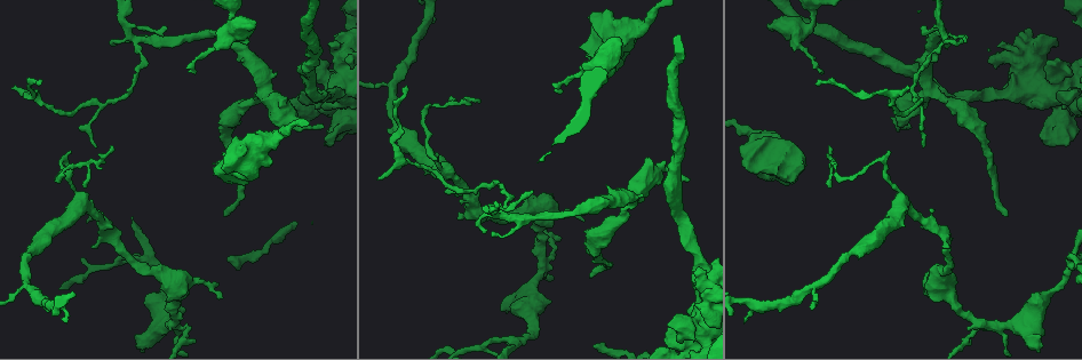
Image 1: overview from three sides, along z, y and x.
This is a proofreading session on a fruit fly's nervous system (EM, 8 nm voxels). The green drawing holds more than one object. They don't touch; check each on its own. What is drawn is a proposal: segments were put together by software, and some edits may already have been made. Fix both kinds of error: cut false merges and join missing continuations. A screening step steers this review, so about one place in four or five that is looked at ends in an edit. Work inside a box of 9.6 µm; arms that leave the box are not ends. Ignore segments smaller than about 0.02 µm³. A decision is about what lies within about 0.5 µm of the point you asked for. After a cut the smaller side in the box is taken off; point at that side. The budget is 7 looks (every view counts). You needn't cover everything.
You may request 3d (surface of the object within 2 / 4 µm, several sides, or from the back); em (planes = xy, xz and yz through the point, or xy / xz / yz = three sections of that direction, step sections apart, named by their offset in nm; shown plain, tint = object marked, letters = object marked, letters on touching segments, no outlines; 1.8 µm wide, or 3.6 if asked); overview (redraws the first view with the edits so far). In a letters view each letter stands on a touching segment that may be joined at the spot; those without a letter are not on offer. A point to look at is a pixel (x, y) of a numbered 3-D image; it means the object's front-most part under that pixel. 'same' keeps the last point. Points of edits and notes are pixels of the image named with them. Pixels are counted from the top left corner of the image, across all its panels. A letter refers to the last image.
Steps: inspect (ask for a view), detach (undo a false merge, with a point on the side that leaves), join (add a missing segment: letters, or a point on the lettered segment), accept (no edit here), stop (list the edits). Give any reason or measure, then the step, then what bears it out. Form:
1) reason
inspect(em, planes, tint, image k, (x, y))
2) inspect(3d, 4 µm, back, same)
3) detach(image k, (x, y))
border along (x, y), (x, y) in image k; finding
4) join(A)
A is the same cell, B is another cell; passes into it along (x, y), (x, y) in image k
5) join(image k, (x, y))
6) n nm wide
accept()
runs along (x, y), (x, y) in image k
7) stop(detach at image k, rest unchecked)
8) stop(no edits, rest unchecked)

an open end
inspect(em, planes, letters, image 1, (998, 47))

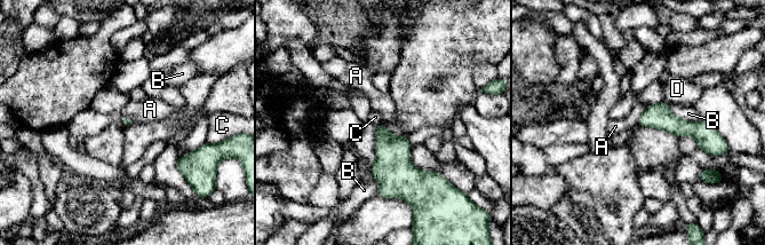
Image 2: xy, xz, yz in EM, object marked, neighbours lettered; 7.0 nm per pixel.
accept()
A, B, C and D are other cells; border along (646, 107), (636, 125) in image 2; none of them fits

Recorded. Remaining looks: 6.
abrupt turn
inspect(3d, 4 µm, image 1, (704, 324))

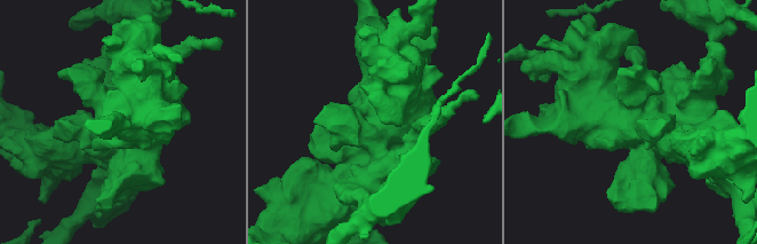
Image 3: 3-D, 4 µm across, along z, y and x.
shape alone is not enough
inspect(em, 3.6 µm, xz, step 4, tint, image 3, (374, 117))

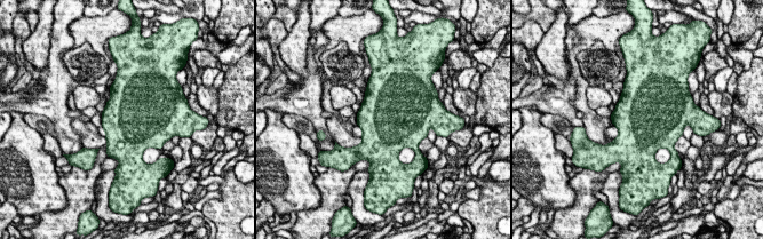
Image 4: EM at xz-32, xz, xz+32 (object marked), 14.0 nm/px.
inspect(em, 3.6 µm, planes, letters, same)

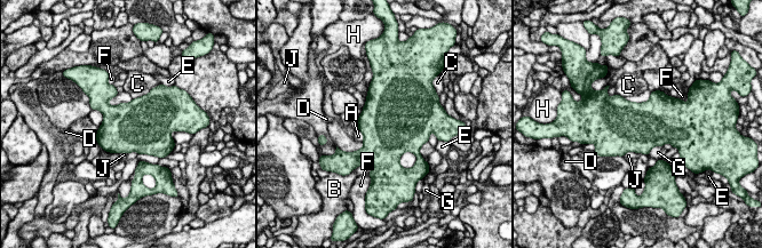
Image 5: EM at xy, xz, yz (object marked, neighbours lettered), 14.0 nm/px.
C touches over 280 nm
accept()
A, B, C, D, E, F, G, H and J are other cells; border along (359, 129), (363, 141) in image 5; all the same neuron

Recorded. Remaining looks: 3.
long arm stops here
inspect(em, planes, letters, image 1, (1005, 214))

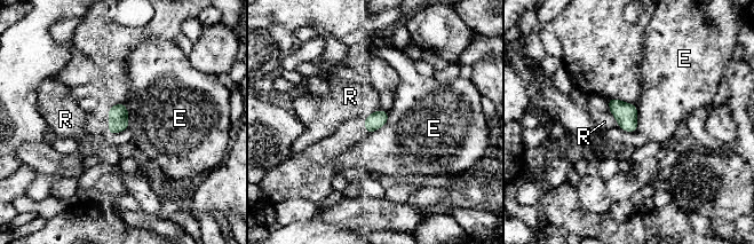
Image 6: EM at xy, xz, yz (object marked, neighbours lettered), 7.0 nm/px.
E touches over 220 nm
accept()
E and R are other cells; border along (389, 112), (387, 122), (367, 134) in image 6; none of them fits

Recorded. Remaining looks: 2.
stop(no edits, rest unchecked)

